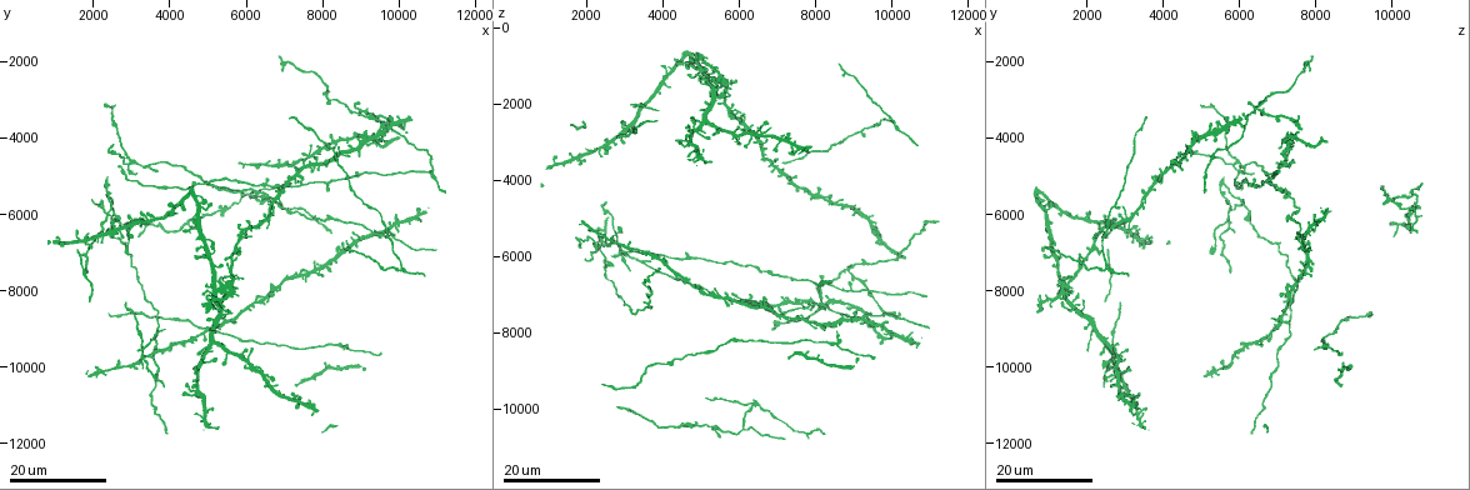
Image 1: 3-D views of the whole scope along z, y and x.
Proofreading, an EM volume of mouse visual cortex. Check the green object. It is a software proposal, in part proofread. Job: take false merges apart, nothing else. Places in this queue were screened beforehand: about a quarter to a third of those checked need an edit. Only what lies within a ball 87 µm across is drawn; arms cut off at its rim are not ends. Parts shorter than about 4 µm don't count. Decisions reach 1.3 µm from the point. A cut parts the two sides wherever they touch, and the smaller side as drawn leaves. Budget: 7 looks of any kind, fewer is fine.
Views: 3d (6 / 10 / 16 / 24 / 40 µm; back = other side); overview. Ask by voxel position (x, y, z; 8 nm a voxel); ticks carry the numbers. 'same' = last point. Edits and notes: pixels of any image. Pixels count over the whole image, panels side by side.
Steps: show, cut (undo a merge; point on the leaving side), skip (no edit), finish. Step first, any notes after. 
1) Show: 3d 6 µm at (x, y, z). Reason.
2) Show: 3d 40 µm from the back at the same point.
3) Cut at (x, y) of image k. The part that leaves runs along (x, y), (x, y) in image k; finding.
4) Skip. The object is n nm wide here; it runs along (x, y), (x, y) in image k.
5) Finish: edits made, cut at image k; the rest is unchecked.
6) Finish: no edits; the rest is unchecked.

Show: 3d 24 µm at (9300, 6550, 7600). Three arms meet.

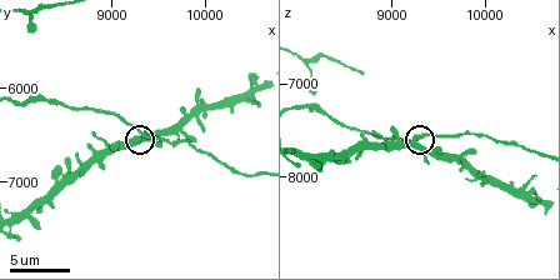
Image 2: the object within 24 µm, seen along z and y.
Show: 3d 10 µm at (9350, 6500, 7550). Zoom in.

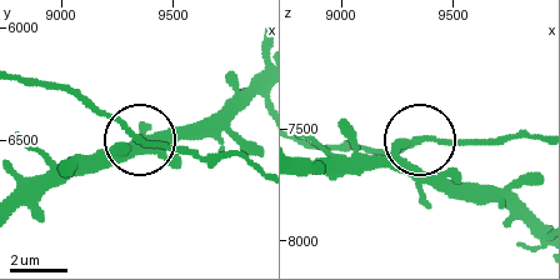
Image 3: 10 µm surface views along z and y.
Skip. The object is 210 nm wide here; it runs along (24, 79), (74, 89), (138, 139), (236, 155) in image 3; one neuron here.

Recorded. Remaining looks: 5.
Show: 3d 16 µm at (7950, 10050, 8750).

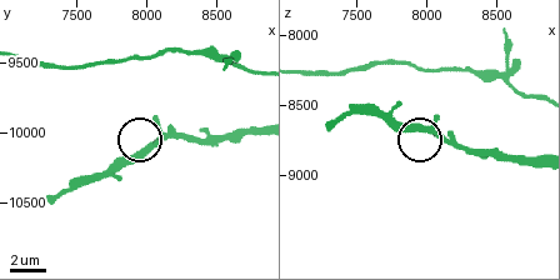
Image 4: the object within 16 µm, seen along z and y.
Show: 3d 6 µm at (8040, 10100, 8700).

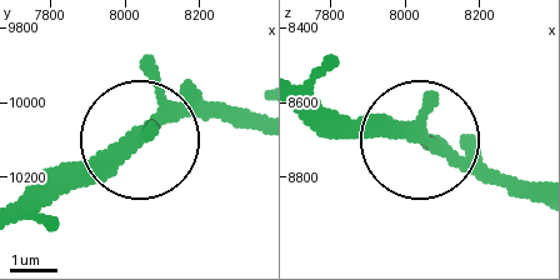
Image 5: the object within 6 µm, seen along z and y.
Show: 3d 6 µm from the back at (8020, 10100, 8690). From behind.

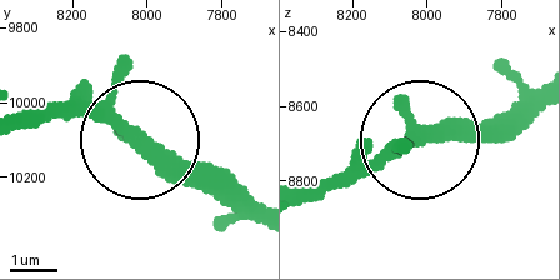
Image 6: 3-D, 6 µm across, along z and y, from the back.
Skip. All the same neuron.

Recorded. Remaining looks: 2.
Show: 3d 24 µm at (5650, 8750, 7150). Branch point.

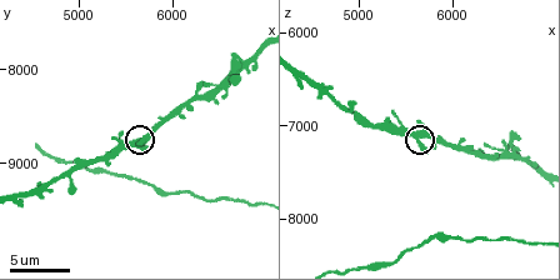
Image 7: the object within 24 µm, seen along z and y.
Show: 3d 6 µm at (5650, 8800, 7150).

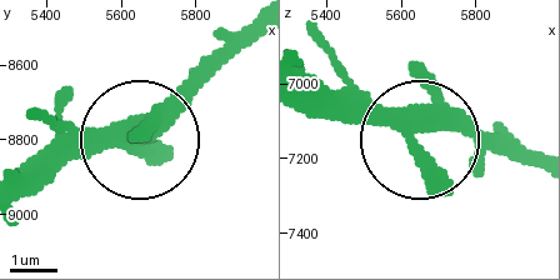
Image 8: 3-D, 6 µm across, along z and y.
Skip. 3 arms meet here; it runs along (533, 163), (460, 131), (413, 139), (333, 64) in image 8; continuous, no second neuron.

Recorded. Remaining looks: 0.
Finish: no edits; the rest is unchecked.

